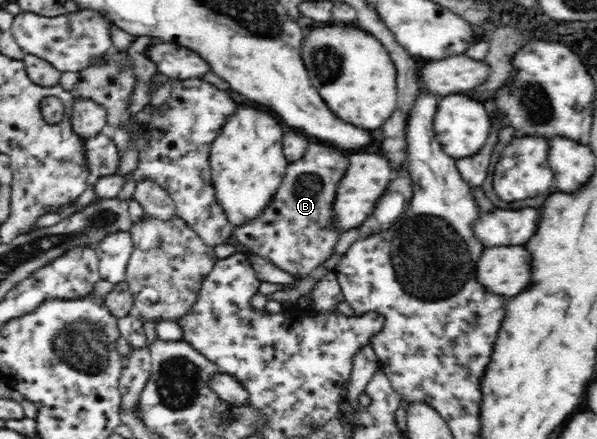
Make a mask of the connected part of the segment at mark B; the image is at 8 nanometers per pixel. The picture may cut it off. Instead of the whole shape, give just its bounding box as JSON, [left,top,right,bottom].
[233,144,348,278]

